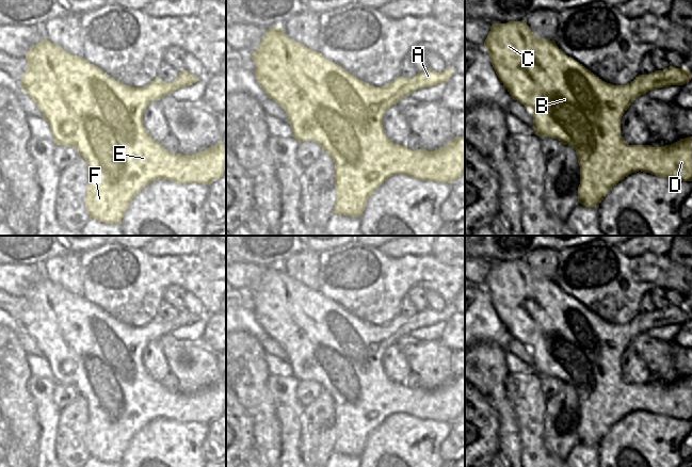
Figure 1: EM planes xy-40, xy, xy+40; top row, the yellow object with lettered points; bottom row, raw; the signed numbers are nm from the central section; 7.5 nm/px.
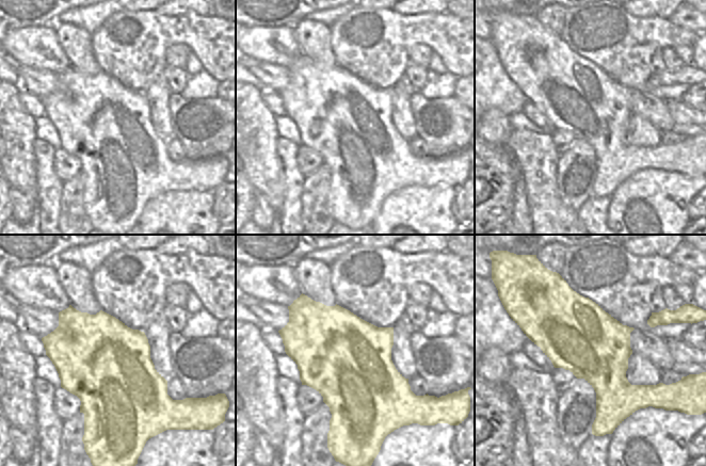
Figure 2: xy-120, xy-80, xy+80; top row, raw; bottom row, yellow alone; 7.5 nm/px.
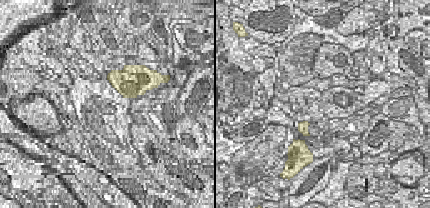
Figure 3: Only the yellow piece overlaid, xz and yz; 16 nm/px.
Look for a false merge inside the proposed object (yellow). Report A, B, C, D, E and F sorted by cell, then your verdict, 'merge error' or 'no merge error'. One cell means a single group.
A B C D E F; no merge error

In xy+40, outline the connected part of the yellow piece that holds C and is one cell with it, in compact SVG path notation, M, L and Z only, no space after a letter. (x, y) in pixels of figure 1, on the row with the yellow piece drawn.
M525 20L493 23L484 42L490 63L510 95L524 104L533 114L533 129L538 136L558 139L563 145L576 150L580 165L580 184L578 203L585 207L599 207L604 197L623 179L639 171L658 177L669 177L677 181L692 181L692 136L664 145L628 145L621 135L621 118L629 106L641 95L651 90L683 85L692 78L686 68L670 66L664 70L655 70L649 75L639 75L626 85L613 85L602 81L582 64L566 55L554 41L538 38Z

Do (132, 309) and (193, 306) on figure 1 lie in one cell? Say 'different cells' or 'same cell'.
different cells

